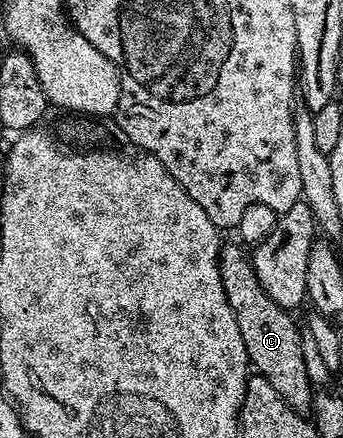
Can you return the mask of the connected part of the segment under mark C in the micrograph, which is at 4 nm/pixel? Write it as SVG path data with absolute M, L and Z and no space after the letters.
M236 245L221 248L218 270L224 285L225 297L236 315L237 327L244 339L251 366L259 376L266 378L276 393L293 410L307 414L313 408L315 388L304 362L303 332L287 310L272 300L256 277L251 258Z

